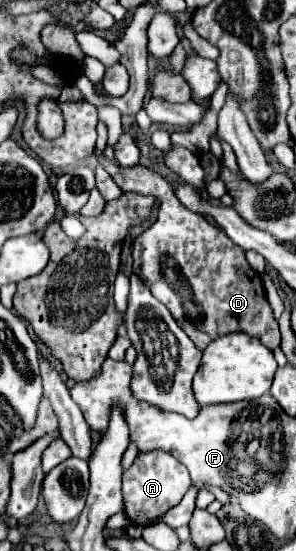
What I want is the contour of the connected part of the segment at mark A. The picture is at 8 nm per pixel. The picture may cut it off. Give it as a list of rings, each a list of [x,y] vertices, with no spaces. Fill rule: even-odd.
[[[150,451],[150,453],[138,453],[132,467],[124,473],[122,485],[124,485],[122,487],[124,511],[128,519],[134,525],[148,525],[184,497],[184,493],[192,485],[192,479],[188,475],[188,469],[180,461],[176,461],[170,453]]]

